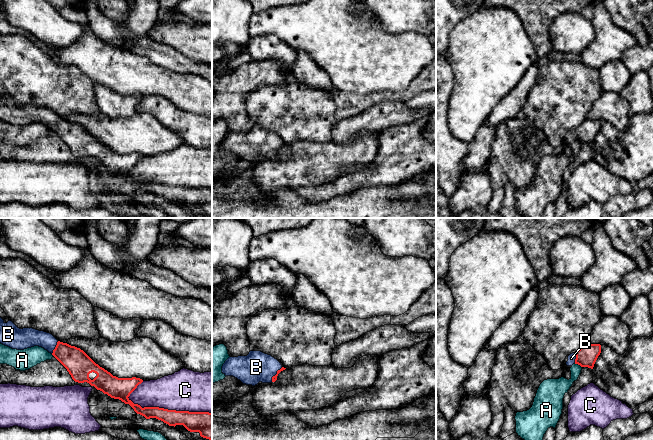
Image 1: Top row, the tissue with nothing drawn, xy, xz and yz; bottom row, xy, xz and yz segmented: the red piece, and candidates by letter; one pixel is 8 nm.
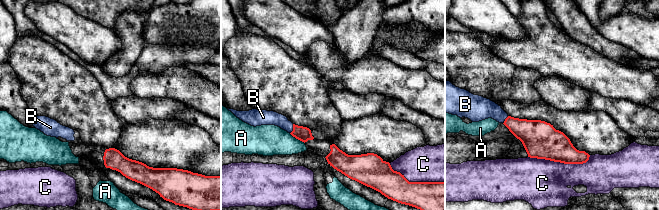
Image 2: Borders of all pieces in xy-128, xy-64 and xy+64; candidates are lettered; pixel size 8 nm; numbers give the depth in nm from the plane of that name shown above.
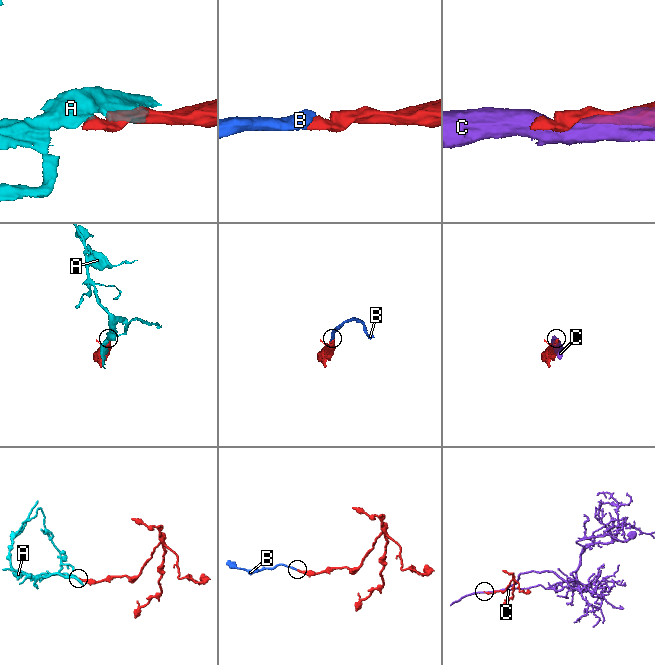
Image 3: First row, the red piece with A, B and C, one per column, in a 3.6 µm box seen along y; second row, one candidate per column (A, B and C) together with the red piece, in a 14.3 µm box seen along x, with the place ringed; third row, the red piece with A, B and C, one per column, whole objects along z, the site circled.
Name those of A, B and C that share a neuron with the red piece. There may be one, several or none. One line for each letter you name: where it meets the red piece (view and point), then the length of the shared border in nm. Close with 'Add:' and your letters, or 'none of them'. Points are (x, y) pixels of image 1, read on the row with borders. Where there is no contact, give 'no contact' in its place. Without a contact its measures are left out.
B: meets red in xy at (55, 347); contact 120 nm long
Add: B

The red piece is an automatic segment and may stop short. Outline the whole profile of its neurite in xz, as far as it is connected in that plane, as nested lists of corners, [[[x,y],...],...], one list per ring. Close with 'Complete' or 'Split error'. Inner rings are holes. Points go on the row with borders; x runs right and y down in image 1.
[[[250,351],[247,356],[229,357],[222,366],[222,373],[225,376],[233,376],[243,384],[255,386],[259,382],[271,383],[277,380],[278,374],[285,370],[281,363],[261,351]]]. Split error

